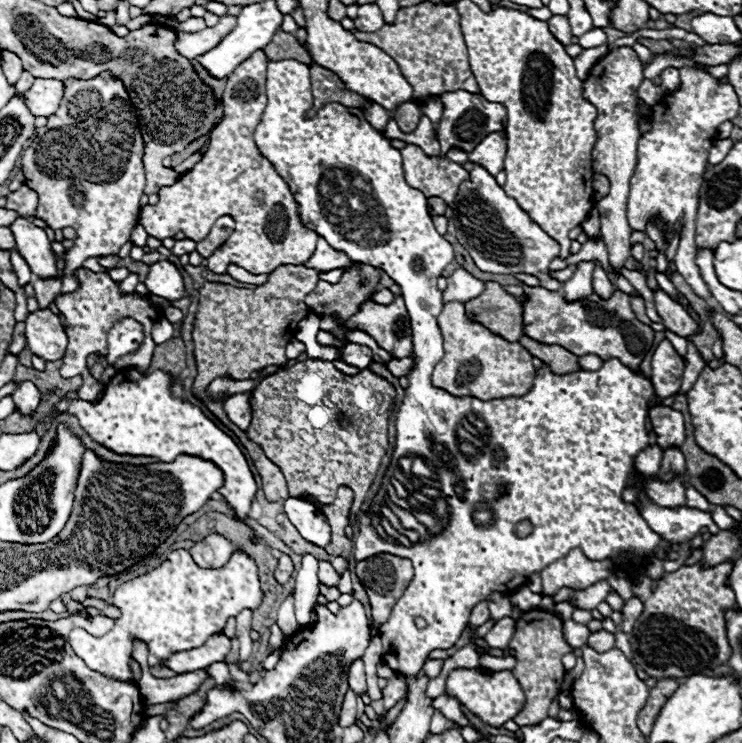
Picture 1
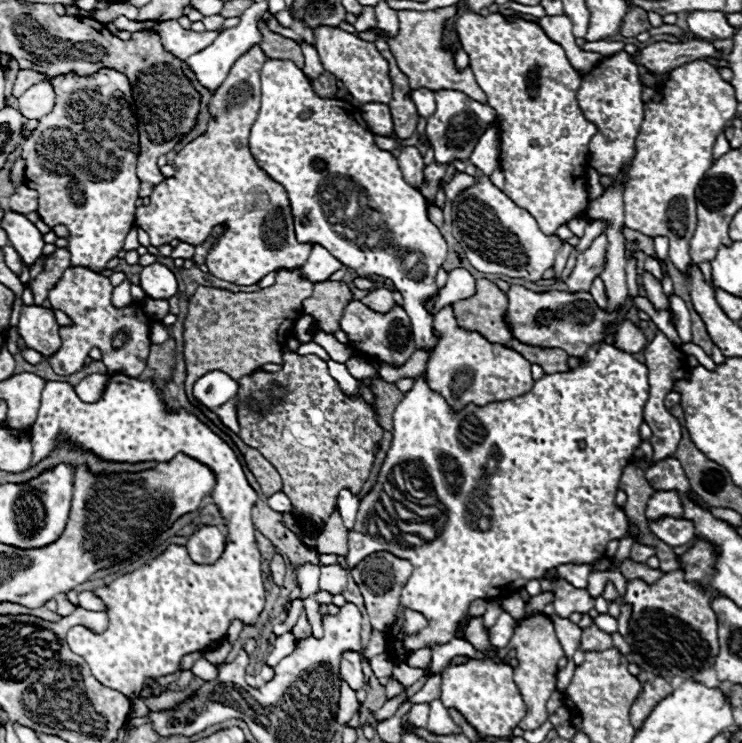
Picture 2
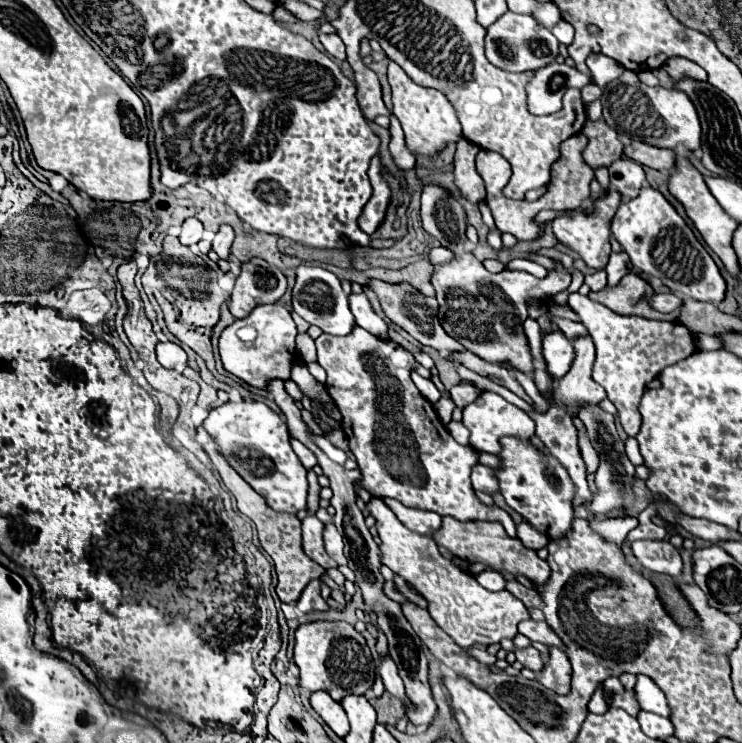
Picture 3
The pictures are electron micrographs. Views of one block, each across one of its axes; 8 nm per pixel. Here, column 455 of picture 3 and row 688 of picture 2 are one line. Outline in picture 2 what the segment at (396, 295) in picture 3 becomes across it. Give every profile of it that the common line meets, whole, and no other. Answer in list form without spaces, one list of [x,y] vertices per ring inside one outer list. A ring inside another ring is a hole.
[[[342,680],[340,686],[340,700],[338,700],[338,714],[336,714],[336,722],[338,724],[346,724],[358,710],[360,702],[356,700],[356,692]]]

